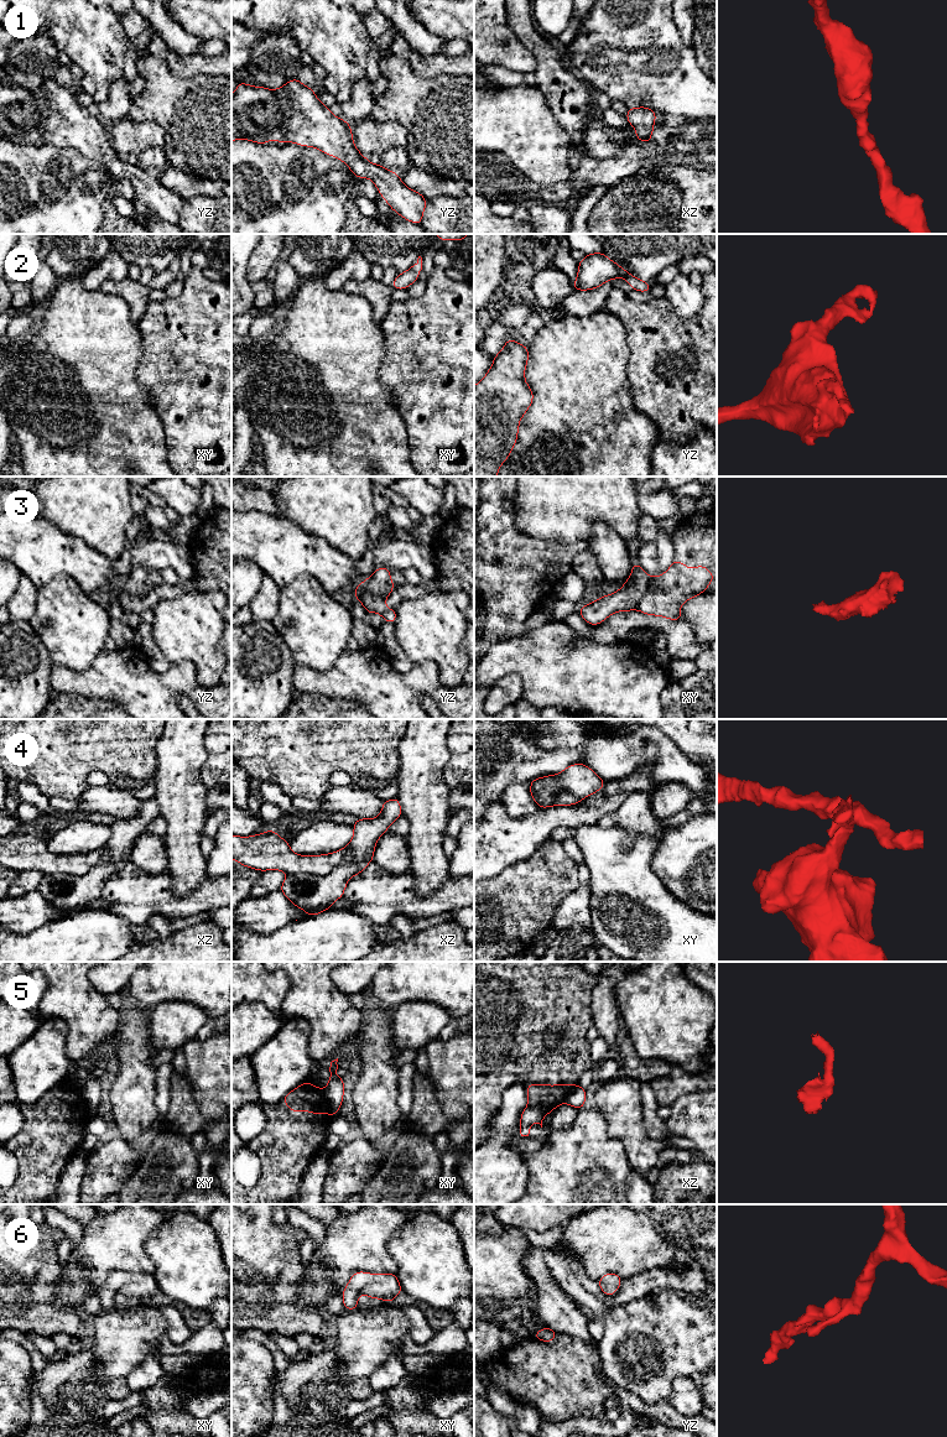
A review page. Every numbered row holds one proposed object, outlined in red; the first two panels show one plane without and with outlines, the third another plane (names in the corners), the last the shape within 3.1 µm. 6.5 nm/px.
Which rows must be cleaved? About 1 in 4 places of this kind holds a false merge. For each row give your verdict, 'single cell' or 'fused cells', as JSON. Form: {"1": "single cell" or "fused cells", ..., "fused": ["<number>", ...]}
{"1": "single cell", "2": "single cell", "3": "fused cells", "4": "fused cells", "5": "fused cells", "6": "single cell", "fused": ["3", "4", "5"]}

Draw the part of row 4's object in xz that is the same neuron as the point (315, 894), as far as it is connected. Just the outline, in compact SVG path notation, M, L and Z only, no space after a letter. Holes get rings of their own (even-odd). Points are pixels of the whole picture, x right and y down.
M399 797L383 801L383 809L376 818L358 818L352 826L354 837L344 848L345 860L335 866L328 875L319 876L306 873L287 874L280 891L298 908L307 911L307 916L316 916L329 908L334 908L331 904L342 899L347 882L350 878L364 871L370 861L374 860L374 849L378 839L387 831L391 823L402 816Z

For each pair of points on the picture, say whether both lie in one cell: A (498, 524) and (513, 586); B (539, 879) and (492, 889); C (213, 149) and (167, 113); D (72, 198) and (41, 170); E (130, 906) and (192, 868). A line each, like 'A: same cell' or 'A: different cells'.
A: same cell
B: same cell
C: same cell
D: same cell
E: different cells

